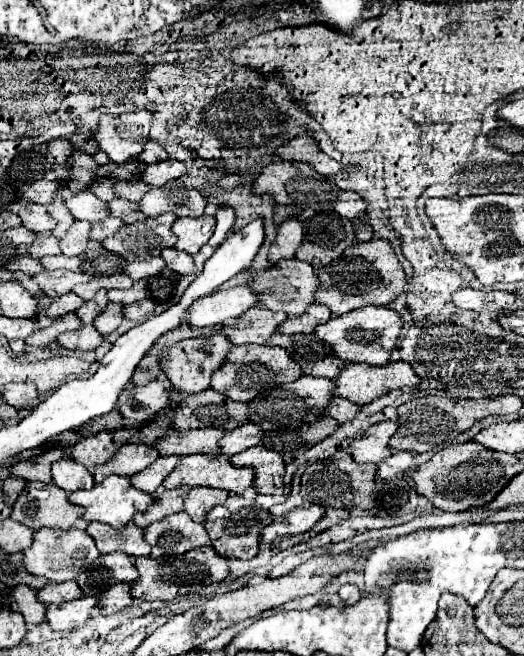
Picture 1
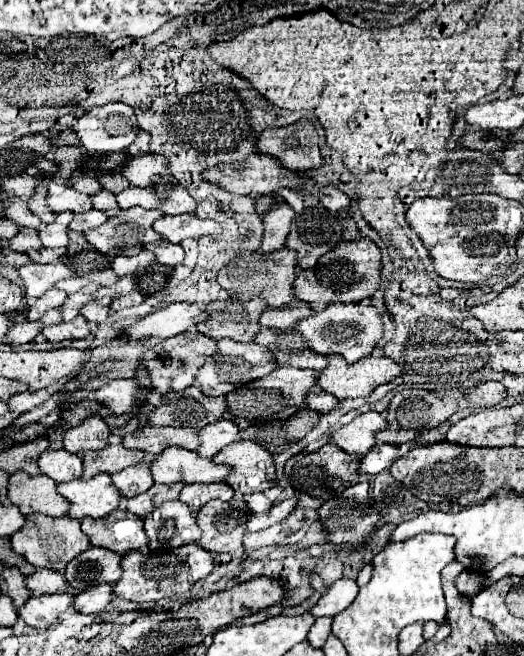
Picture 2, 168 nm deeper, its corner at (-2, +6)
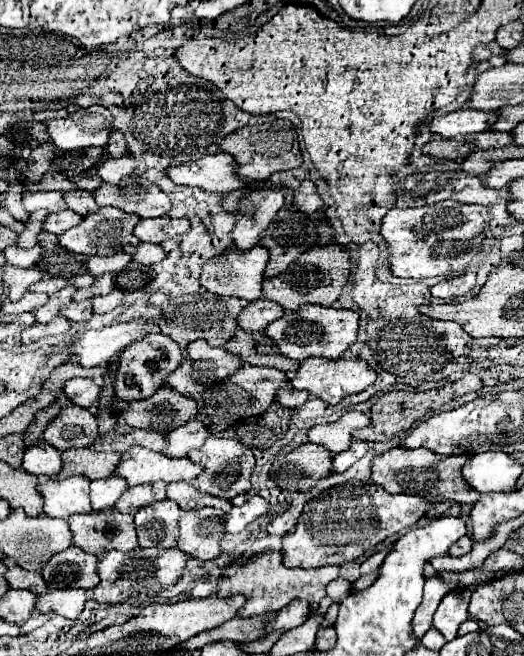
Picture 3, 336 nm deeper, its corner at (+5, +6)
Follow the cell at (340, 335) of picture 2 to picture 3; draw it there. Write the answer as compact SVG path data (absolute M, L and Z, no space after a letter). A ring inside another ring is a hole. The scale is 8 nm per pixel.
M304 304L296 312L286 312L280 320L270 322L264 328L264 334L276 342L278 352L282 356L292 360L304 360L312 356L340 358L342 352L346 352L348 346L356 340L358 320L360 320L360 314L354 310Z

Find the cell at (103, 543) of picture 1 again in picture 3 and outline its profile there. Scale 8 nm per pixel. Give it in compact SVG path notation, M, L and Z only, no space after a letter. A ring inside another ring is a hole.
M118 510L74 514L68 518L72 544L88 554L102 556L110 550L128 552L138 546L134 518Z

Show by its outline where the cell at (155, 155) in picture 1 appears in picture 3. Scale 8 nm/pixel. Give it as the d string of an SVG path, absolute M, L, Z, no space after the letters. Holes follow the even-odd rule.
M112 130L112 132L108 134L108 144L104 146L104 150L106 150L112 158L120 158L120 156L128 154L128 150L126 150L126 140L124 140L122 132Z

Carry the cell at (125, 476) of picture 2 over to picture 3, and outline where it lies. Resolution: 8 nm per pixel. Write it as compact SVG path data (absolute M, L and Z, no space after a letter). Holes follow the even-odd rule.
M114 474L104 478L104 480L92 482L90 484L92 510L100 512L100 510L106 510L106 508L112 508L126 488L128 488L128 484L122 478L116 478Z

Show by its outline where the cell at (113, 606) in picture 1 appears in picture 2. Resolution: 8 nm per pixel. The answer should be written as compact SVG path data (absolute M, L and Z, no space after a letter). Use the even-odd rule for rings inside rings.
M113 584L91 586L91 590L83 590L75 596L75 610L81 614L97 614L101 612L113 598Z

